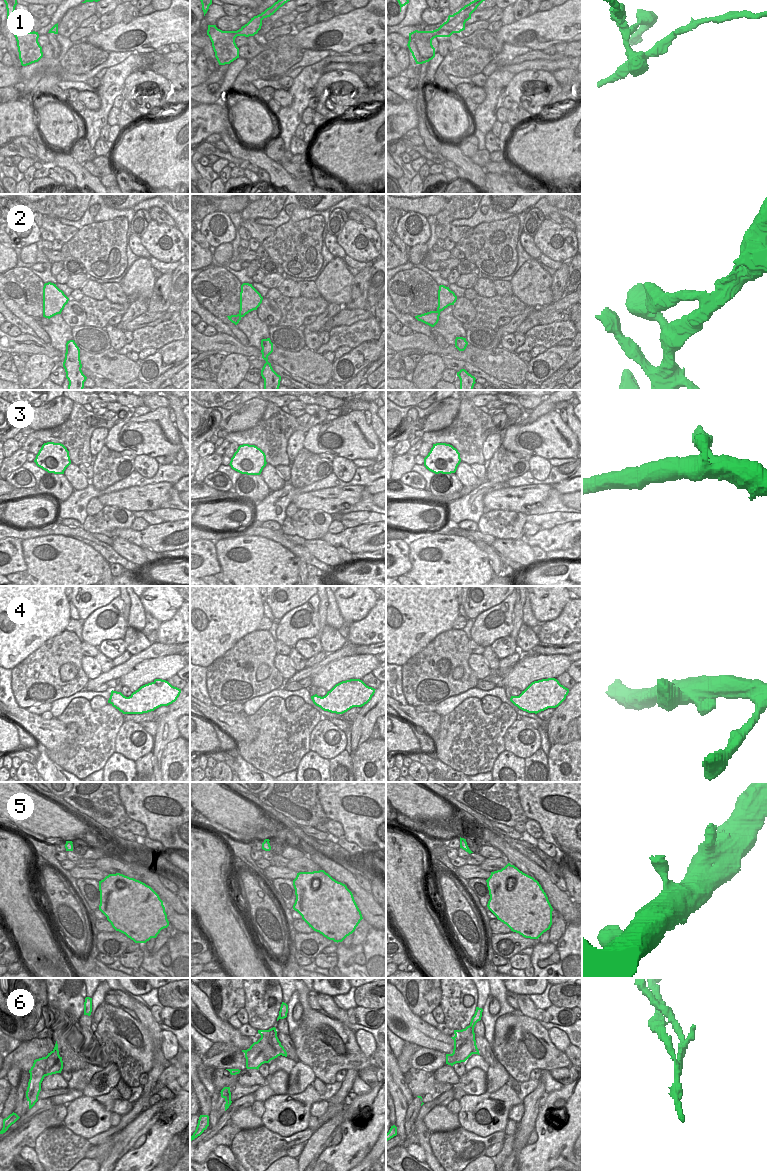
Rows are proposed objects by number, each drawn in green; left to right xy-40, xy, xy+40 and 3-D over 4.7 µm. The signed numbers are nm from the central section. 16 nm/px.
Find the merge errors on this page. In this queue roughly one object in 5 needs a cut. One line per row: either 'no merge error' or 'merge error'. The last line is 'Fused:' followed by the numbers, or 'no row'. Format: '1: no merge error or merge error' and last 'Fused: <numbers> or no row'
1: merge error
2: no merge error
3: no merge error
4: no merge error
5: no merge error
6: merge error
Fused: 1, 6

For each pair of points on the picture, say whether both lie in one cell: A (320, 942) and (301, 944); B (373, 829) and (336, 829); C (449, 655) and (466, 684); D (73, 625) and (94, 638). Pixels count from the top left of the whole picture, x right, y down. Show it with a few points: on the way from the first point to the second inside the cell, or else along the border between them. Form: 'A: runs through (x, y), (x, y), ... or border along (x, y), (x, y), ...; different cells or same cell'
A: runs through (315, 942), (306, 944); same cell
B: border along (328, 819), (333, 819), (341, 824), (344, 836); different cells
C: runs through (457, 658), (467, 668), (467, 676); same cell
D: border along (84, 621), (81, 626); different cells

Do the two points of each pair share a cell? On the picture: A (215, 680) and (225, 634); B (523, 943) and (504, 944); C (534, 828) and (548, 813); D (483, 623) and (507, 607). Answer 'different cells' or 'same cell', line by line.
A: different cells
B: same cell
C: different cells
D: same cell

